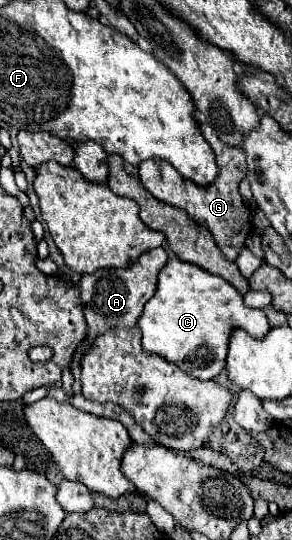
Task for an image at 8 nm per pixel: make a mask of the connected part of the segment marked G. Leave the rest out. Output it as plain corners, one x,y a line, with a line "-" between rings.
199,123
199,131
203,135
203,139
211,145
211,149
217,155
217,179
211,185
199,187
195,181
185,179
169,161
159,161
159,159
147,159
139,165
139,177
141,183
145,185
145,189
149,189
149,193
157,199
161,199
163,203
169,203
173,207
185,209
189,213
189,217
199,223
201,227
205,227
217,247
221,249
223,255
227,255
227,259
235,259
241,251
241,247
245,245
245,237
249,233
249,209
243,203
243,197
239,193
239,181
245,175
247,163
245,163
245,155
237,149
237,147
227,147
225,143
221,143
213,131
211,125
207,123

